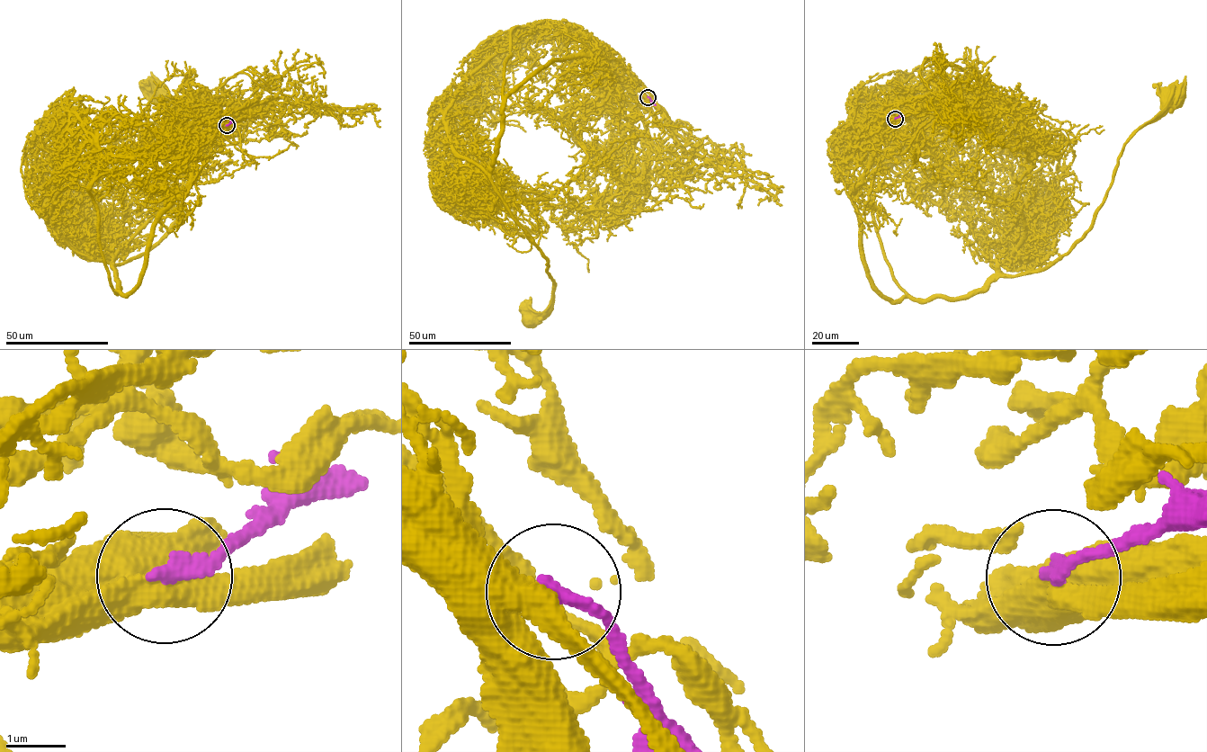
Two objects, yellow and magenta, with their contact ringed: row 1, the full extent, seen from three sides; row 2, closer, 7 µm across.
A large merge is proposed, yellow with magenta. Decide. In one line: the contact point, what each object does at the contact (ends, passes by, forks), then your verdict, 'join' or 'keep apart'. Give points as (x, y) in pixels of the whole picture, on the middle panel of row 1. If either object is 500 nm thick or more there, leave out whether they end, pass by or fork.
place (648, 97); yellow passes by; magenta ends; join

